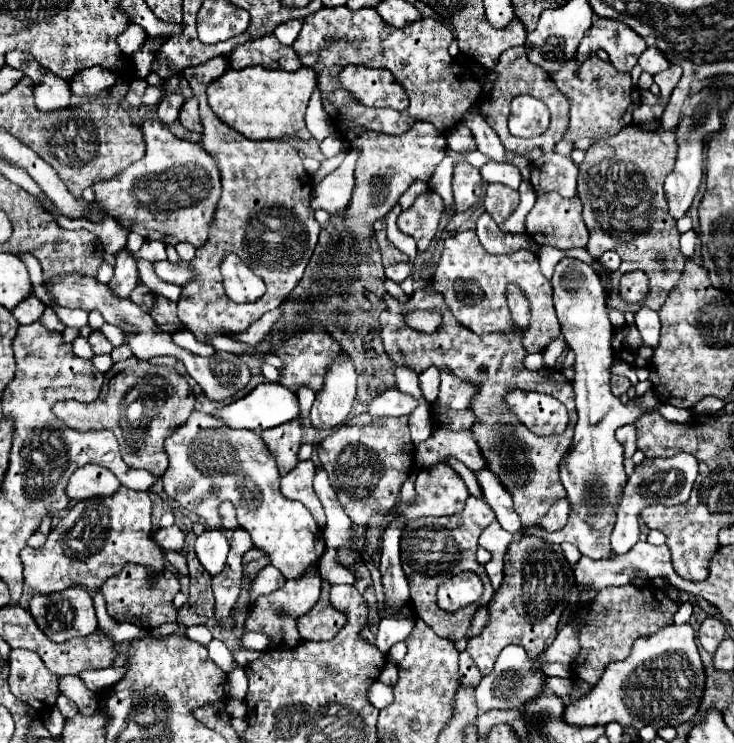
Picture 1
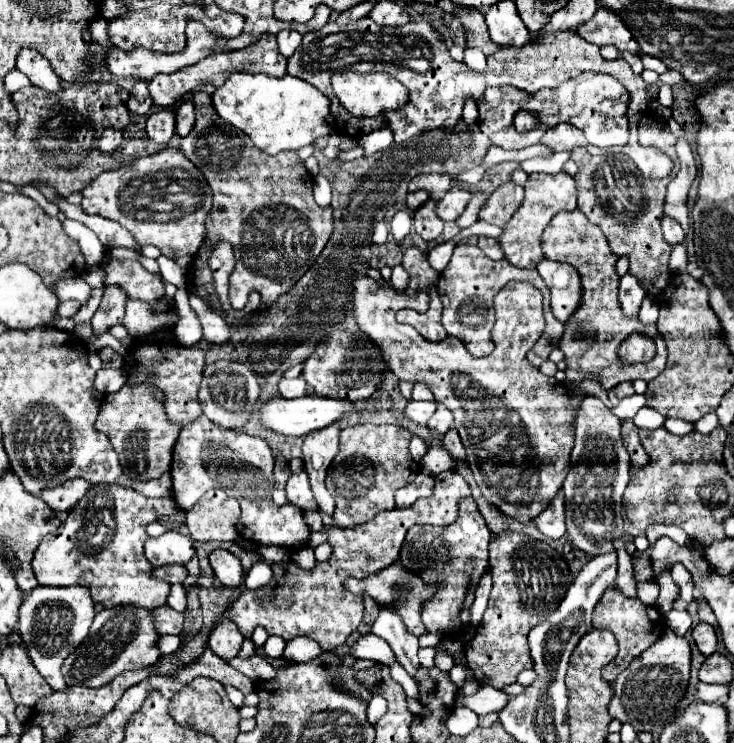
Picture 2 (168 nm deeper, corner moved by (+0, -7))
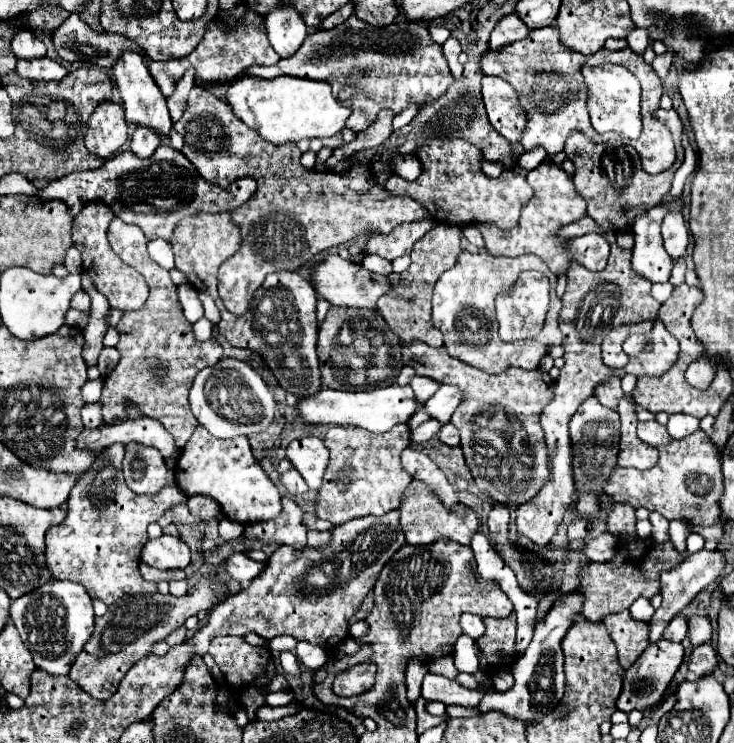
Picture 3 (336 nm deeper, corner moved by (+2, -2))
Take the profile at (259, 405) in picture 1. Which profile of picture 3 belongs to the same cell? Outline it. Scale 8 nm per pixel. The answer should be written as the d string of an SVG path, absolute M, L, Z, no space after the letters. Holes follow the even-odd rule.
M389 385L373 391L335 391L335 389L321 389L315 395L303 397L297 401L297 417L305 427L327 427L327 425L341 425L341 427L361 427L371 433L385 433L397 423L407 423L409 417L415 413L417 401L409 385Z

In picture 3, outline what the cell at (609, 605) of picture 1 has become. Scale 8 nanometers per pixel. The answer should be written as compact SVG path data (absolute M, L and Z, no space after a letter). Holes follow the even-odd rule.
M629 609L621 613L611 613L603 619L603 625L607 627L609 635L613 637L617 651L619 651L619 665L623 669L629 669L635 659L645 651L649 641L649 623L635 621L629 613Z

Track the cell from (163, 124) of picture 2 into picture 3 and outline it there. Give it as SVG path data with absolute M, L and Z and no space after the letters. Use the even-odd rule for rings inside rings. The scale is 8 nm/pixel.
M137 127L131 139L131 151L139 157L149 157L161 143L163 143L163 137L157 131L149 127Z

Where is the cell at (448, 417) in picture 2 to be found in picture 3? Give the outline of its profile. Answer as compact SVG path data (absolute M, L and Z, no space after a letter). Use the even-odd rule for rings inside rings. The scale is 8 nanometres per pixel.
M427 419L427 421L421 423L417 429L411 431L411 439L413 439L413 443L429 441L439 429L441 429L441 423L437 423L437 419Z

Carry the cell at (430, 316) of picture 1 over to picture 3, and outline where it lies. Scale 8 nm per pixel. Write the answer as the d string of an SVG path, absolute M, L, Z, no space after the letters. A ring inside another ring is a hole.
M437 225L433 227L425 237L421 237L411 251L411 265L407 271L399 275L399 281L395 285L393 295L385 295L379 299L379 311L387 325L399 335L403 343L409 343L413 339L425 341L431 347L441 347L443 345L443 335L437 331L431 323L431 295L433 295L433 285L441 277L443 271L447 271L457 255L461 253L459 247L461 231L459 227L453 225Z

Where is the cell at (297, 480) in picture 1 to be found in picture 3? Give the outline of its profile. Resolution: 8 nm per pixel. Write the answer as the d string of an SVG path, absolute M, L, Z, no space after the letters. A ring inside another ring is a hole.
M289 469L287 473L283 473L283 475L281 475L281 483L285 485L287 493L293 495L293 497L303 495L303 493L309 489L307 483L305 483L305 479L301 479L301 475L299 475L297 469Z

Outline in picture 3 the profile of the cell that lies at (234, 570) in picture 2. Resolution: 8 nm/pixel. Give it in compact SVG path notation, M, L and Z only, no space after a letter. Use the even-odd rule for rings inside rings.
M233 553L227 561L225 561L225 571L231 579L239 581L241 587L245 587L255 575L261 573L261 569L265 567L265 563L257 563L253 559L249 559L245 553Z

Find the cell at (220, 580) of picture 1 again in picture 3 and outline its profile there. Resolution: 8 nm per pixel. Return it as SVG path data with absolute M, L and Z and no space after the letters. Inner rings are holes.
M225 635L225 637L215 637L211 641L209 647L209 655L215 659L215 663L219 665L221 673L225 675L227 683L233 687L235 691L235 699L239 703L245 705L249 721L255 719L255 711L265 705L265 695L259 693L259 687L267 685L273 677L275 677L275 663L271 653L265 647L253 647L249 645L243 637L233 637L233 635Z

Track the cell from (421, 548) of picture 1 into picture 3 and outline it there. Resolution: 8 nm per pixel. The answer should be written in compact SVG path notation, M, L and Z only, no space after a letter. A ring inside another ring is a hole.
M413 479L411 485L405 489L401 497L399 513L401 513L401 527L405 533L407 545L431 545L443 537L457 541L461 545L469 545L471 537L481 527L481 521L473 509L469 509L463 503L457 503L455 509L445 509L443 501L437 495L433 495L433 489L429 491L429 487L417 479Z

